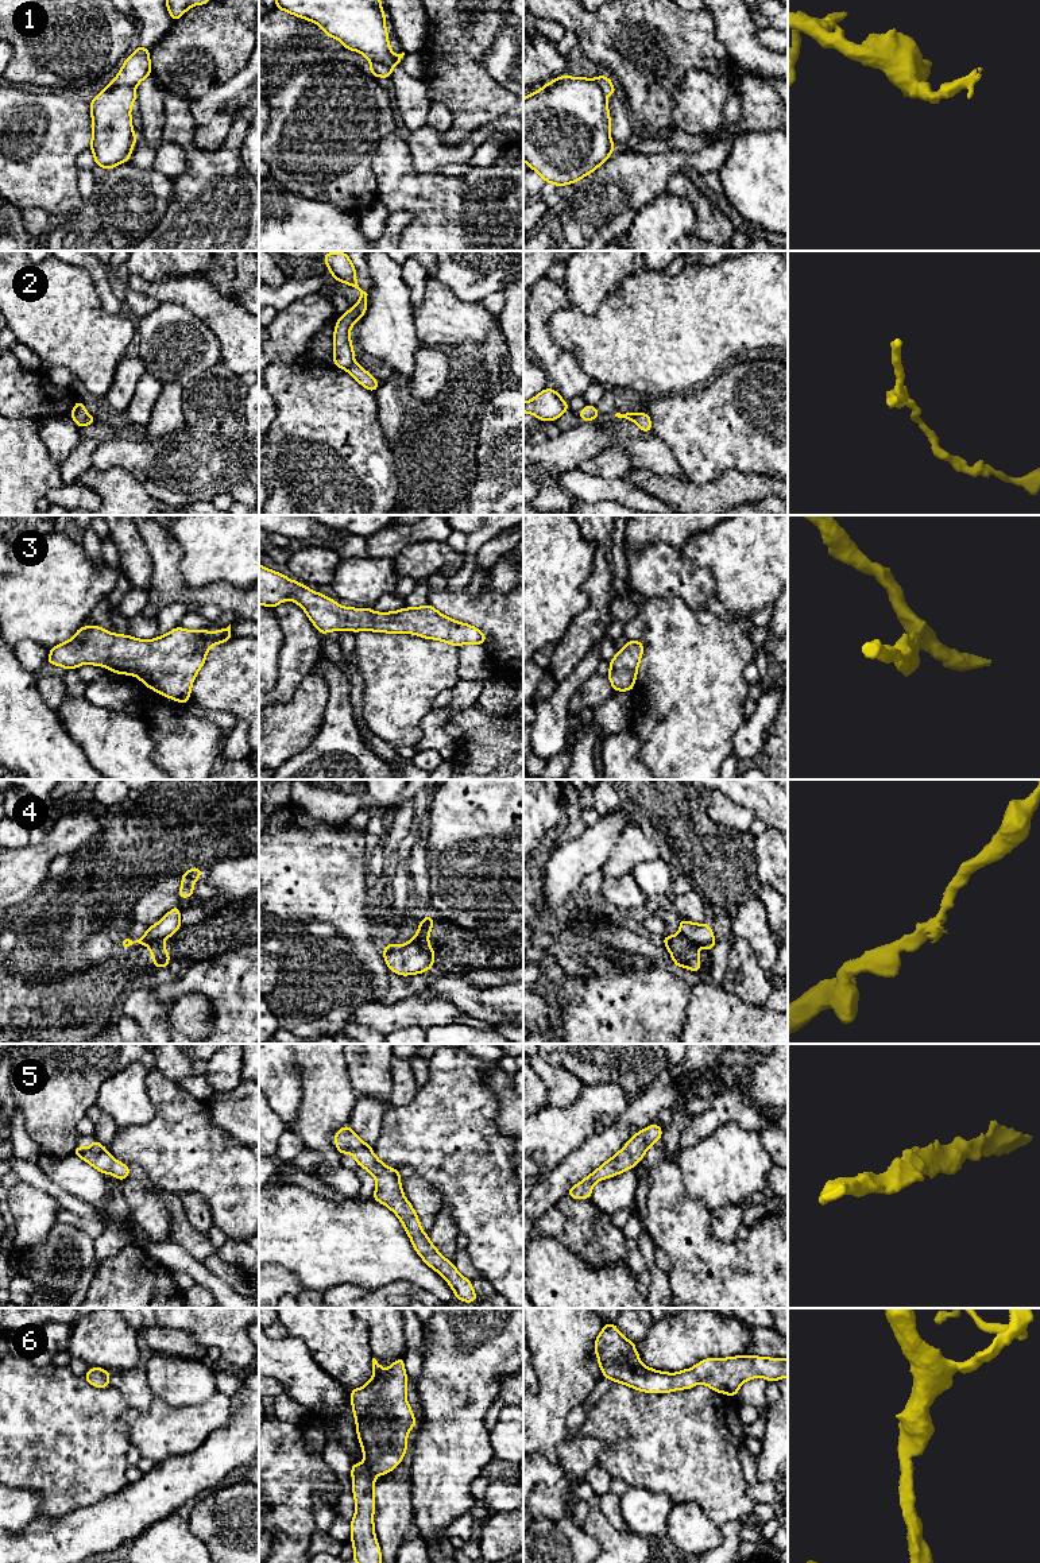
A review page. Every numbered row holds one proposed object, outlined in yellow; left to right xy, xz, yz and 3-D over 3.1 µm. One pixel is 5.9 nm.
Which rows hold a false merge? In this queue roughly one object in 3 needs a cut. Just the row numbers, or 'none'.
1, 2, 4

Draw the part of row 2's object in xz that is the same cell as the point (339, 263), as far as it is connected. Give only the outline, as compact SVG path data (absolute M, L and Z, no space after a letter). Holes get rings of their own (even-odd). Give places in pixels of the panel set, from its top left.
M328 252L324 255L324 262L333 275L335 281L347 283L360 291L357 303L344 313L335 326L333 333L333 360L335 367L347 370L355 363L353 345L349 332L367 310L367 293L363 291L356 282L356 270L347 252Z

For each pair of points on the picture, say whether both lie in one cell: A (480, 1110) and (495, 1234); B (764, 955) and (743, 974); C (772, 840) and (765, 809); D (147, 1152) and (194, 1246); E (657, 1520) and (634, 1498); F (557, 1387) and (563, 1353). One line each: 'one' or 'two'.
A: one
B: two
C: two
D: two
E: one
F: one

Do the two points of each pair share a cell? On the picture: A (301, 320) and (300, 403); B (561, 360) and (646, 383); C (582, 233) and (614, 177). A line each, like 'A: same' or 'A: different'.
A: different
B: different
C: same

